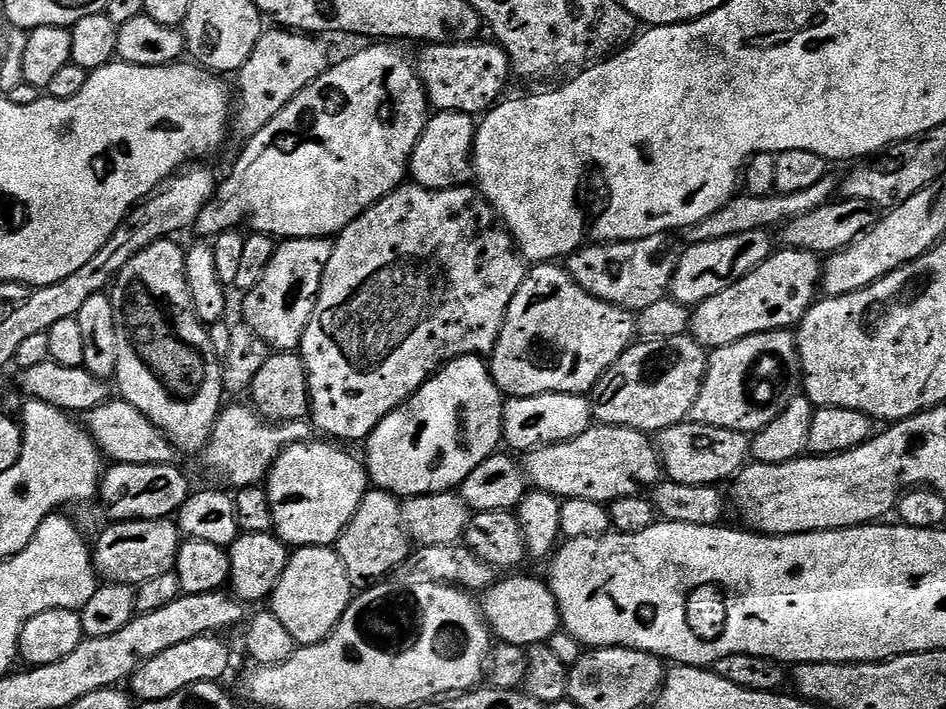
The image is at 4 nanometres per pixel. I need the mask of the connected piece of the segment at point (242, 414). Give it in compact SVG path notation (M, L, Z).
M247 403L230 404L216 419L212 435L208 437L208 444L204 447L202 459L210 471L217 472L226 483L233 484L233 489L259 485L284 449L292 444L303 444L313 439L314 429L307 419L273 422L261 416L255 407Z

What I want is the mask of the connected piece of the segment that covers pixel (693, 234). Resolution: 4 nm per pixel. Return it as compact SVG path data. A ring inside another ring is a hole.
M826 178L808 190L798 190L796 194L769 194L757 196L755 194L737 194L728 200L721 209L716 209L709 217L702 221L692 223L683 229L682 235L688 244L701 244L710 242L714 238L728 238L734 234L766 230L770 224L786 222L795 216L814 210L818 206L829 203L837 191L837 181Z

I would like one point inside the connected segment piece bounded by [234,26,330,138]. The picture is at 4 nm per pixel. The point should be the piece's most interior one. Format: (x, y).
(285, 61)

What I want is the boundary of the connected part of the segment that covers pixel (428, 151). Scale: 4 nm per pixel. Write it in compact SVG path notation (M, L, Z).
M436 112L429 115L422 134L408 160L411 183L430 190L463 188L474 180L472 145L476 142L477 121L464 112Z

